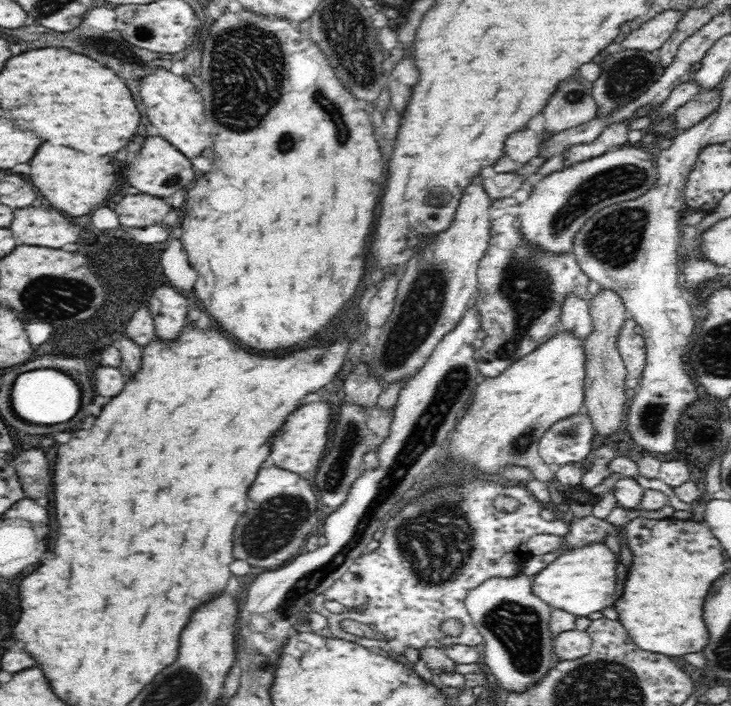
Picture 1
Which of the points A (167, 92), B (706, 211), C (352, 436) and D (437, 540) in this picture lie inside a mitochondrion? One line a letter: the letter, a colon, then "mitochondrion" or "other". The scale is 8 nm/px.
A: other
B: other
C: mitochondrion
D: mitochondrion

